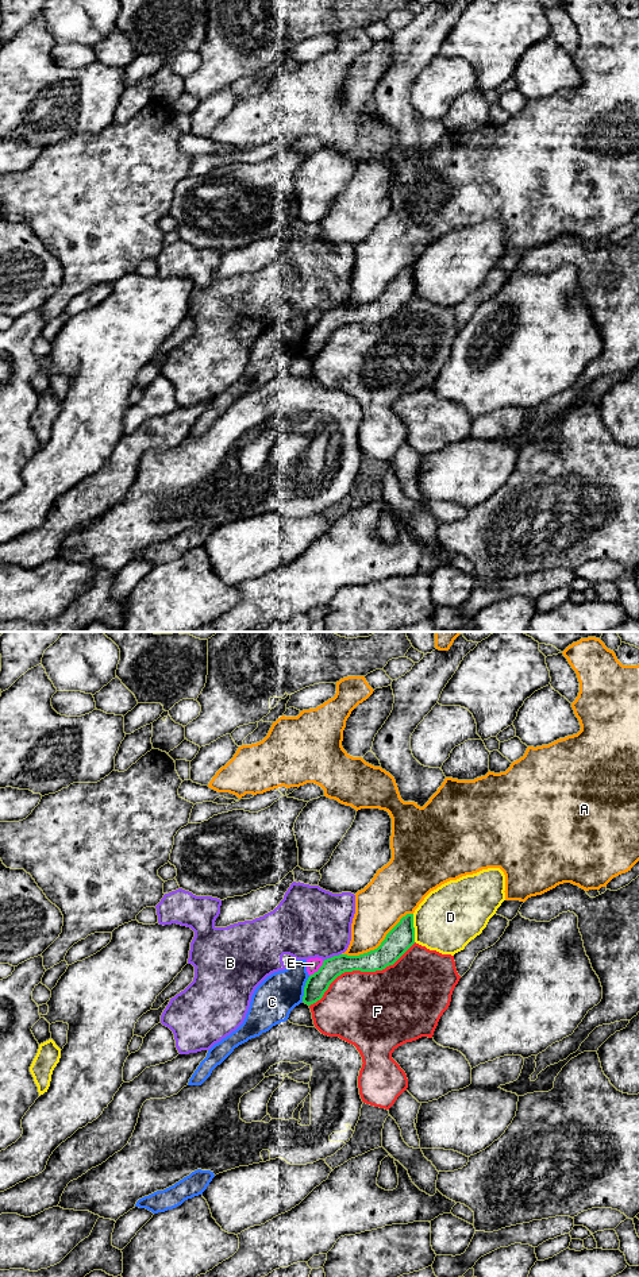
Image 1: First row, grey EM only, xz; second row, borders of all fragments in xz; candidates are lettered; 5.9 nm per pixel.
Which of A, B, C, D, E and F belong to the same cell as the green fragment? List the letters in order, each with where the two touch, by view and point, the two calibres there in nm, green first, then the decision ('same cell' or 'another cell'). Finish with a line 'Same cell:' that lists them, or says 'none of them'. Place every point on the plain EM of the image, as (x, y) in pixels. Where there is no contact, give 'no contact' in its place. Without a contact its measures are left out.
A: xz (380, 297) | 160/280 nm | another cell
B: xz (331, 309) | 130/420 nm | another cell
C: xz (304, 340) | 130/260 nm | another cell
D: xz (414, 280) | 160/380 nm | another cell
E: xz (319, 321) | 130/80 nm | another cell
F: xz (360, 321) | 150/460 nm | another cell
Same cell: none of them

